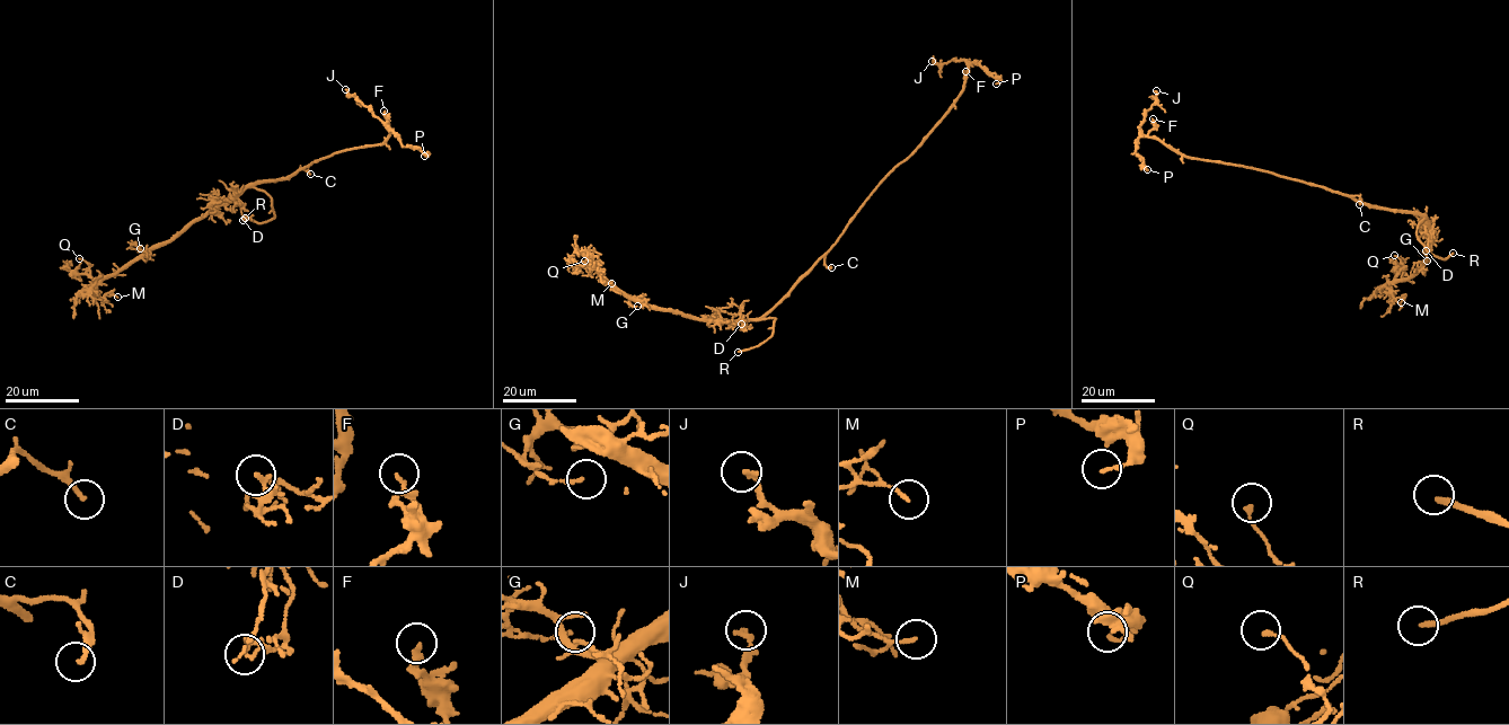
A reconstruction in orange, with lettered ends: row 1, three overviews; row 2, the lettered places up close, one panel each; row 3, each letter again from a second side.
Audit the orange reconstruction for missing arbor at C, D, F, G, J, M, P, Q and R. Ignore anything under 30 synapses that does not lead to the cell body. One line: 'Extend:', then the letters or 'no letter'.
Extend: R

